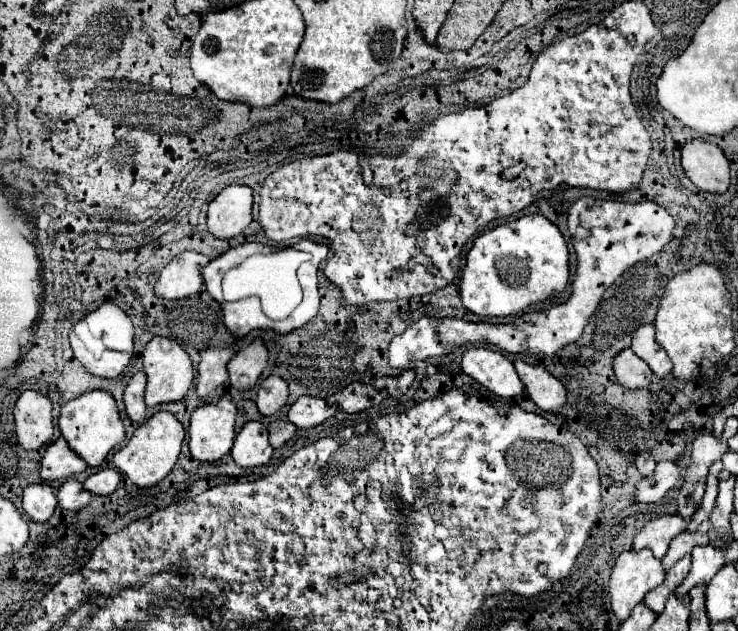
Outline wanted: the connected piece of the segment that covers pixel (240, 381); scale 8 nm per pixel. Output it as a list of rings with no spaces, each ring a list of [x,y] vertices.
[[[255,339],[249,347],[239,351],[227,365],[231,387],[235,389],[255,387],[265,367],[267,367],[267,347],[263,339]]]

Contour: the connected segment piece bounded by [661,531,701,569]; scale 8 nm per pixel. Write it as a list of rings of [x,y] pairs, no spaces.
[[[683,531],[683,535],[677,535],[677,537],[669,543],[667,555],[661,559],[661,561],[663,561],[663,567],[665,567],[665,569],[673,567],[673,563],[677,563],[677,559],[681,559],[683,555],[691,553],[691,549],[693,549],[697,543],[701,543],[701,537],[695,535],[695,533]]]

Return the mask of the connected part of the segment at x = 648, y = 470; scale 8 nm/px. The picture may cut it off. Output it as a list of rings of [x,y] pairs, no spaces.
[[[641,453],[637,459],[635,459],[635,465],[637,465],[637,469],[639,469],[639,473],[641,475],[653,475],[653,471],[655,471],[655,459],[649,455],[649,453]]]

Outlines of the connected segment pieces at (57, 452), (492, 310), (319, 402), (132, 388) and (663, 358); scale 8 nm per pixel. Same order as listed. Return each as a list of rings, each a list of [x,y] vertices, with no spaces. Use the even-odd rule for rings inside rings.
[[[63,437],[49,443],[43,453],[43,459],[41,459],[41,479],[43,481],[65,479],[65,477],[77,475],[85,469],[87,469],[87,463],[69,449],[69,445]]]
[[[523,215],[481,233],[467,253],[459,279],[463,305],[483,317],[505,317],[527,311],[529,305],[561,293],[569,283],[567,243],[543,215]]]
[[[299,397],[287,417],[293,425],[297,425],[299,429],[311,429],[321,425],[325,419],[329,419],[331,415],[335,415],[337,405],[327,405],[325,399],[317,399],[317,397]]]
[[[137,371],[131,381],[125,387],[125,409],[131,421],[135,423],[143,423],[145,421],[145,401],[143,401],[143,393],[145,393],[145,383],[147,377],[143,371]]]
[[[641,323],[633,331],[631,339],[631,349],[635,355],[641,357],[657,377],[667,377],[671,373],[671,359],[667,359],[667,353],[659,347],[653,323]]]

